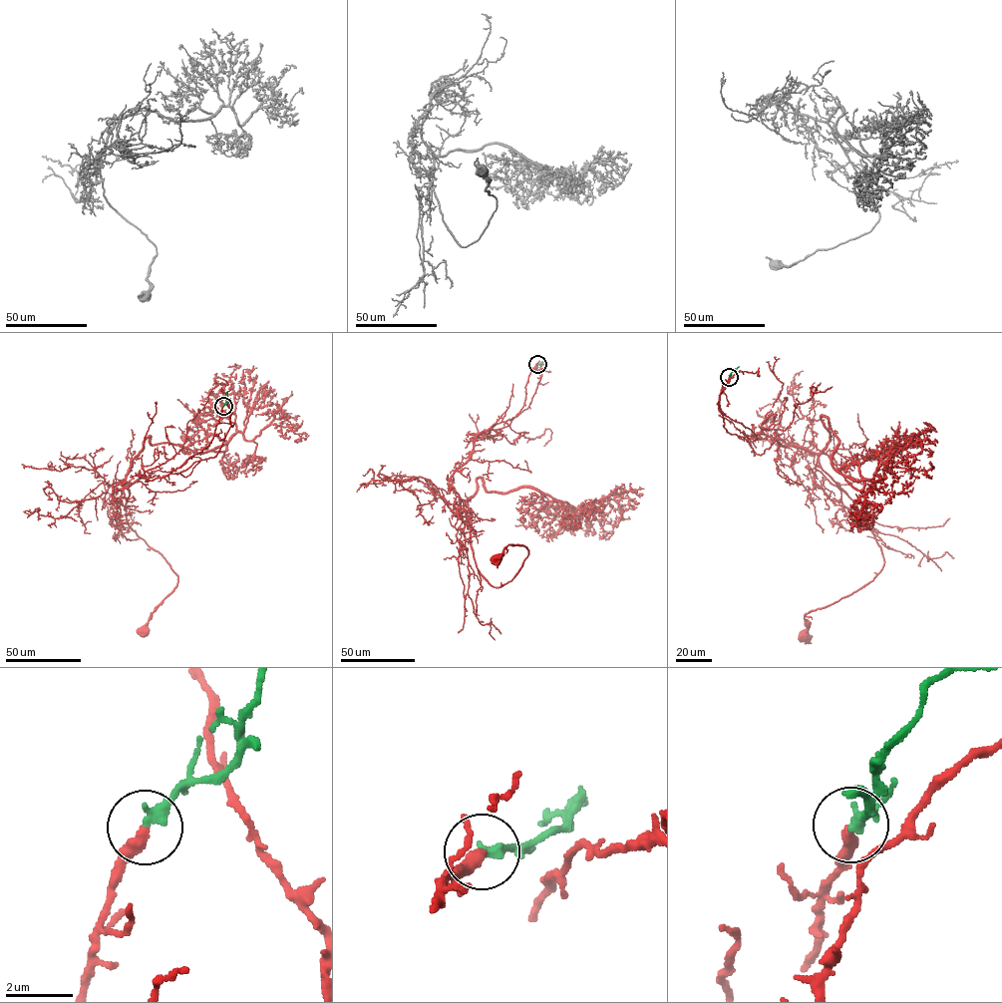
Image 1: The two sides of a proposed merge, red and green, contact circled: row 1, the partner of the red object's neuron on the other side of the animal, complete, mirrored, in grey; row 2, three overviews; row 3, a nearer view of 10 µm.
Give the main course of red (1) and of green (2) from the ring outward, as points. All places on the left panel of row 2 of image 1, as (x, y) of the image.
1: (223, 406), (205, 449), (166, 476), (114, 486), (123, 484), (129, 494), (131, 529), (177, 577), (144, 630)
2: (223, 406), (228, 399), (226, 392)

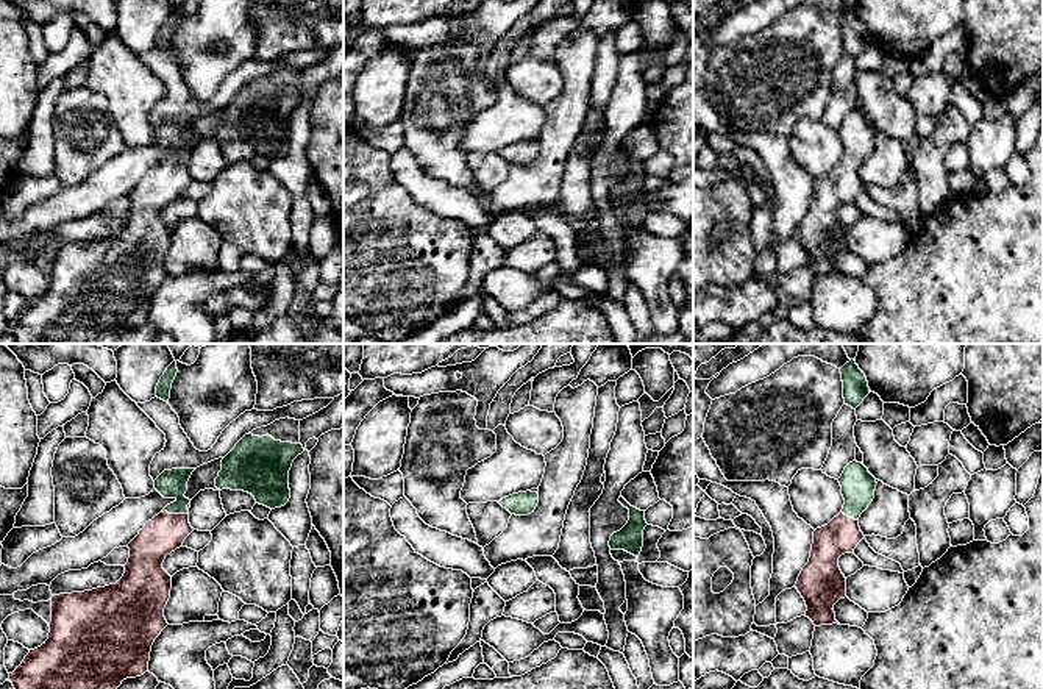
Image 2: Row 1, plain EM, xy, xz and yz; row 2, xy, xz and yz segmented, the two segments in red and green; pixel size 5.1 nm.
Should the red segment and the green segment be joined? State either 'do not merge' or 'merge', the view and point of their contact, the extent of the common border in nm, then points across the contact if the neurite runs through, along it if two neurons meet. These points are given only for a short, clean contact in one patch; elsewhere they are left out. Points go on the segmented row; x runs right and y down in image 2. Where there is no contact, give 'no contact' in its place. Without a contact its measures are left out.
merge; contact xy (178, 514); length 150 nm; way xy (164, 533), (178, 514), (178, 492), (172, 483)

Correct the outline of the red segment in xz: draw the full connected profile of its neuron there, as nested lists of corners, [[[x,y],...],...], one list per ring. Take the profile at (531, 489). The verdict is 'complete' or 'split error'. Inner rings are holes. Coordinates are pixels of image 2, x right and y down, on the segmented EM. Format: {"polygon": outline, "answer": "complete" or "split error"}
{"polygon": [[[539,489],[512,494],[509,497],[501,498],[498,503],[506,508],[511,514],[528,516],[534,512],[539,503]]], "answer": "split error"}

